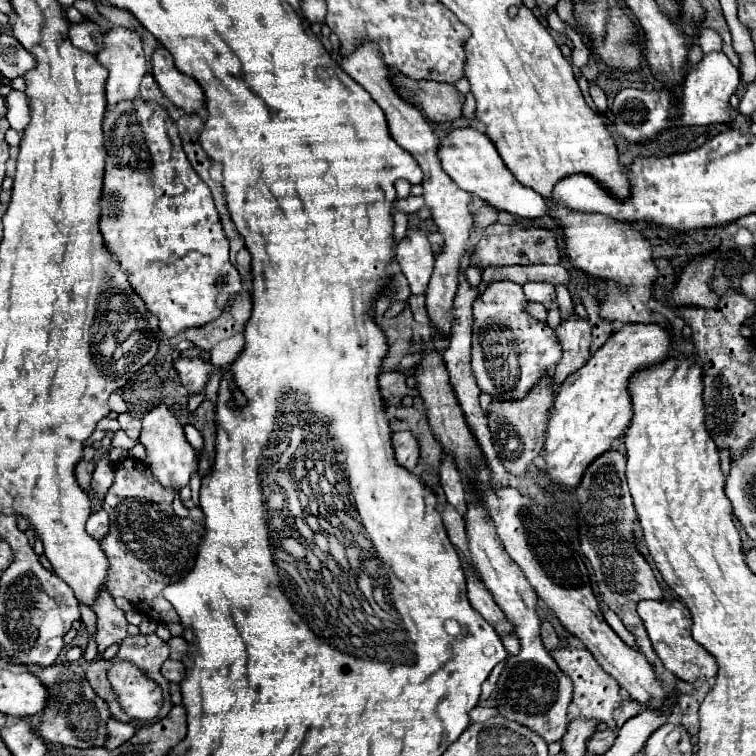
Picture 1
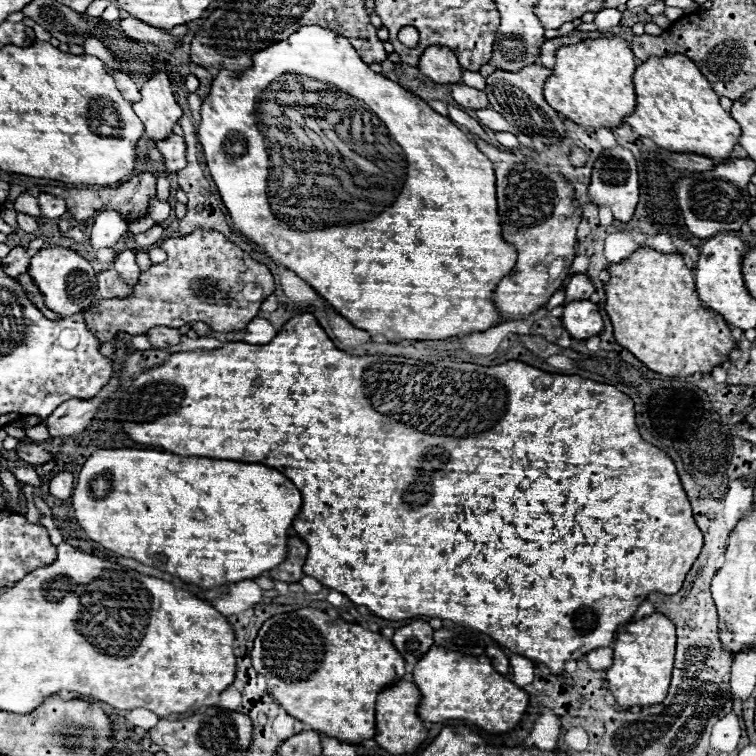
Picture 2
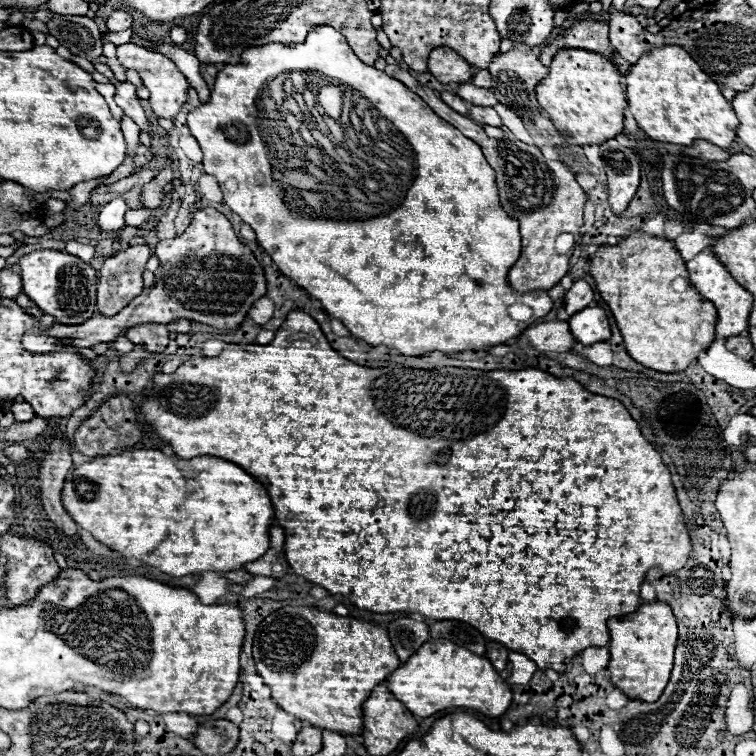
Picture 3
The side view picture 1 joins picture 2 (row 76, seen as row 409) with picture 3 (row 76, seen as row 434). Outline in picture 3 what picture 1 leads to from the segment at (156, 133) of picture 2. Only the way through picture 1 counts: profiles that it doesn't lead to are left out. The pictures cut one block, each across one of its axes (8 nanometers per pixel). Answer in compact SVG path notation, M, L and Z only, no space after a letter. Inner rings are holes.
M122 44L118 46L118 60L124 68L134 68L138 70L144 86L150 90L150 106L154 110L154 114L162 116L162 118L174 118L182 104L188 100L188 80L184 78L184 74L176 68L176 64L170 60L170 58L164 58L164 54L158 54L158 52L150 52L146 48L140 48L136 44Z

